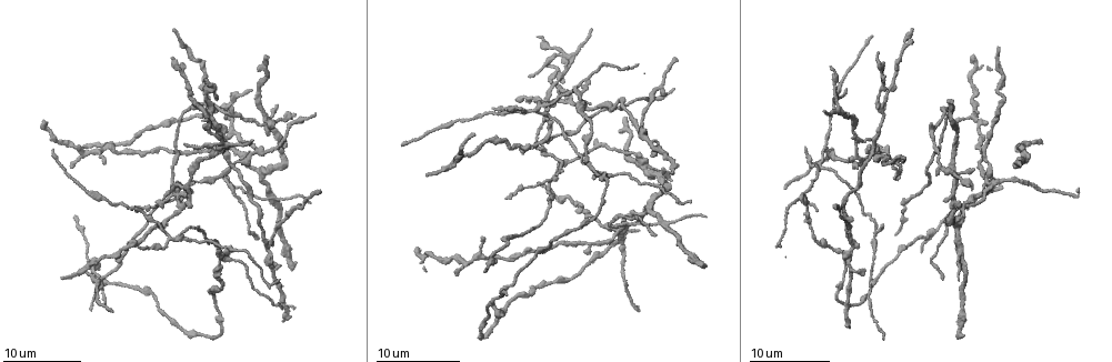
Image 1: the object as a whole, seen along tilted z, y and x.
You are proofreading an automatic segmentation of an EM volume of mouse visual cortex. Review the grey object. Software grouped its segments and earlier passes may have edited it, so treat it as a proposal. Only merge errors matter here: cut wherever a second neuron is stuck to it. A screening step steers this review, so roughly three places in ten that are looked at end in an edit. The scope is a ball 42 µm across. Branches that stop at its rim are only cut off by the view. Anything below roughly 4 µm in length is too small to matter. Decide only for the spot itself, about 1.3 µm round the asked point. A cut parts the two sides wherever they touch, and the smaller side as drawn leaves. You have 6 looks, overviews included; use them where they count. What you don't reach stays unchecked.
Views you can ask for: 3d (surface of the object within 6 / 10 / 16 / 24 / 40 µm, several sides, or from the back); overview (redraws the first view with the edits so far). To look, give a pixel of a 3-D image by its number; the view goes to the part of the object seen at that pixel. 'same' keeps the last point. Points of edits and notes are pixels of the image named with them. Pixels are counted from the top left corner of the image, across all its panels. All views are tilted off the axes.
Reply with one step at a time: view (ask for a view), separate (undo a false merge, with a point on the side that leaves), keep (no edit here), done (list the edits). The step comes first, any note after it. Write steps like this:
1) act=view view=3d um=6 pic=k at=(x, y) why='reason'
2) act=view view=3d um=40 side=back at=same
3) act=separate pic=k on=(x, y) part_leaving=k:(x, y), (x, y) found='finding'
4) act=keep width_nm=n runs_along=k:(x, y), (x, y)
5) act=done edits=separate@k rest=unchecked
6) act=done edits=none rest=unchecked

act=view view=3d um=6 pic=1 at=(663, 223) why='four arms meet'

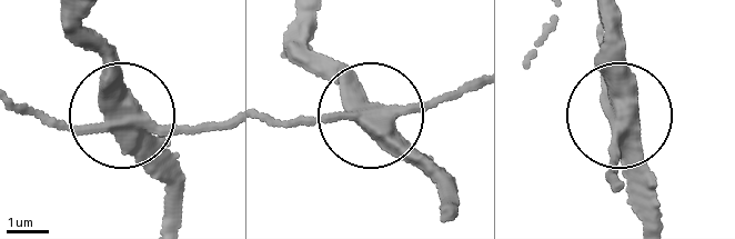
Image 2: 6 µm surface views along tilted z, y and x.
act=separate pic=2 on=(64, 123) part_leaving=2:(121, 126), (72, 131), (19, 109) found='two neurons meet here'

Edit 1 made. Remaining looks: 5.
act=view view=3d um=10 pic=1 at=(1015, 177)

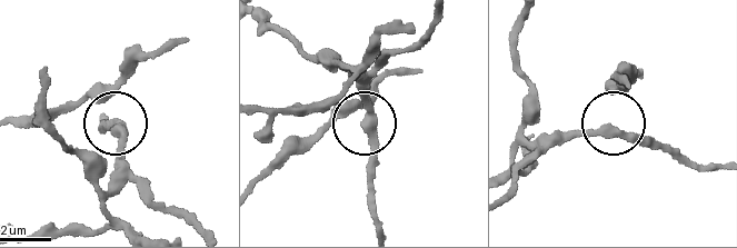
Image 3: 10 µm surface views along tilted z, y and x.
act=keep arms=3 found='one neuron here'

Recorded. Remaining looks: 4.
act=view view=3d um=10 pic=1 at=(265, 124) why='thick turns thin'

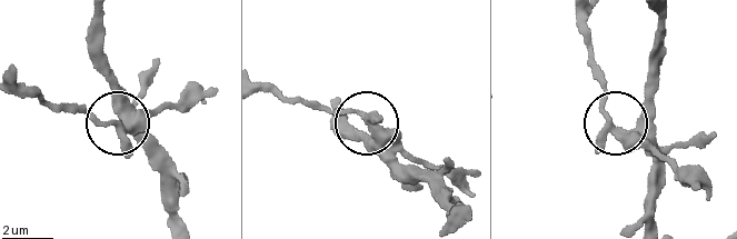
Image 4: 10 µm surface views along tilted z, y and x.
act=keep width_nm=330 runs_along=4:(266, 92), (356, 111), (398, 173) found='continuous, no second neuron'

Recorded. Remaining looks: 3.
act=done edits=separate@2 rest=unchecked

